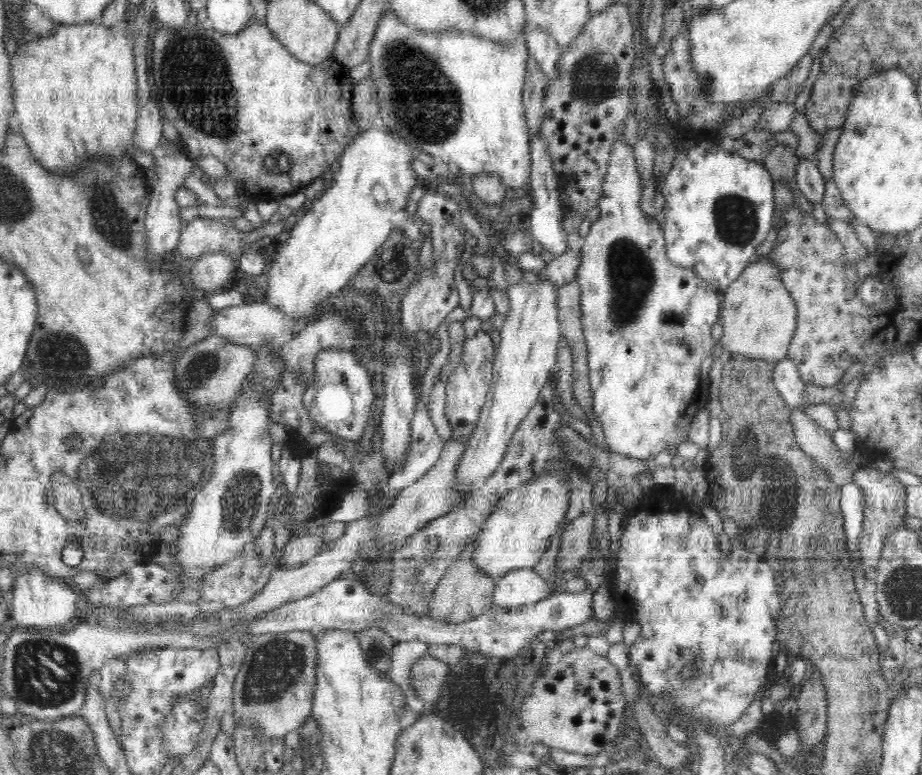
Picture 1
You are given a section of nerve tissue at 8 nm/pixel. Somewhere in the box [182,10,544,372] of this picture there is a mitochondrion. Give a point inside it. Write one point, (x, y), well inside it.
(425, 105)

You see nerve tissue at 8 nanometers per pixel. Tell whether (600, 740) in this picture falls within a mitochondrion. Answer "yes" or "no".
no

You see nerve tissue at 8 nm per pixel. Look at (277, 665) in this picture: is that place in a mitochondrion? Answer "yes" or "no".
yes

